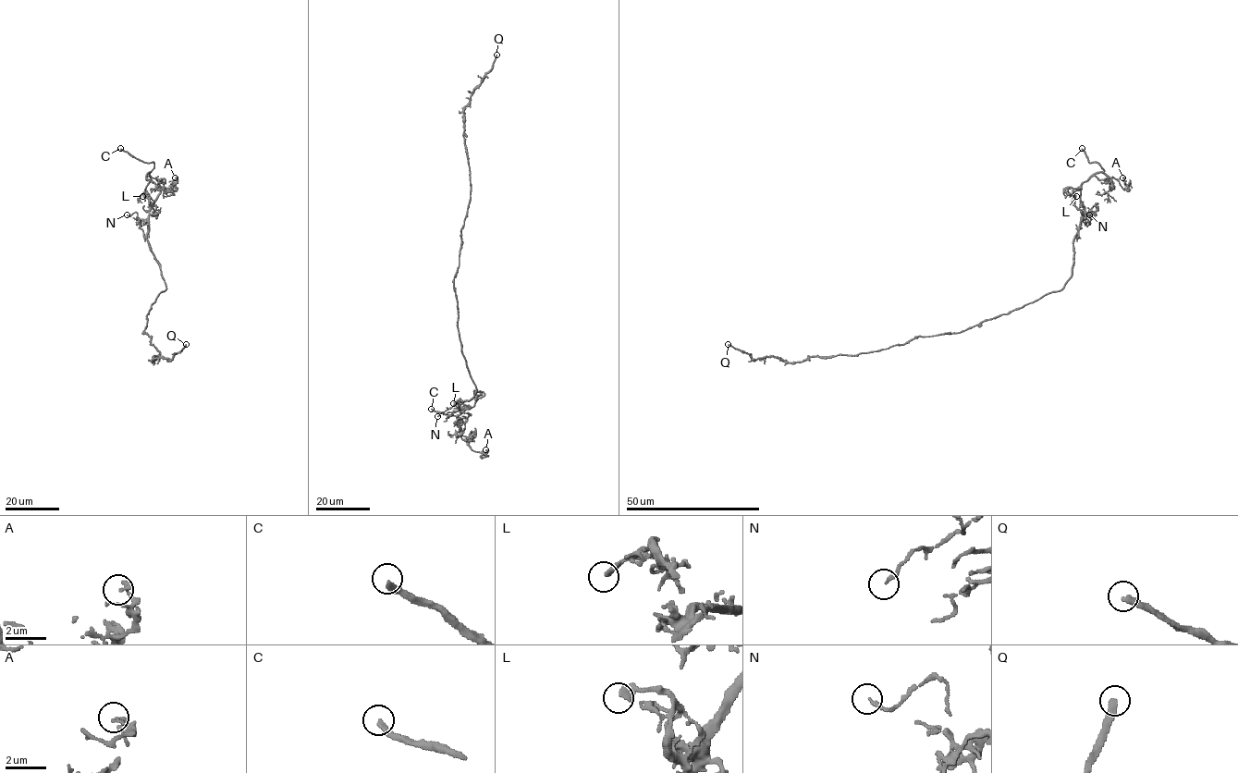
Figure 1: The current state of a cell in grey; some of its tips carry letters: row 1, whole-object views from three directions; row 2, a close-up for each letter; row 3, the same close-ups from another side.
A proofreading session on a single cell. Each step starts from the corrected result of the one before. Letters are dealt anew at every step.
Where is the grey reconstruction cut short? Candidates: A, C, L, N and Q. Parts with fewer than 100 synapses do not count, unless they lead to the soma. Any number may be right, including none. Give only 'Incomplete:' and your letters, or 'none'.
Incomplete: C, Q

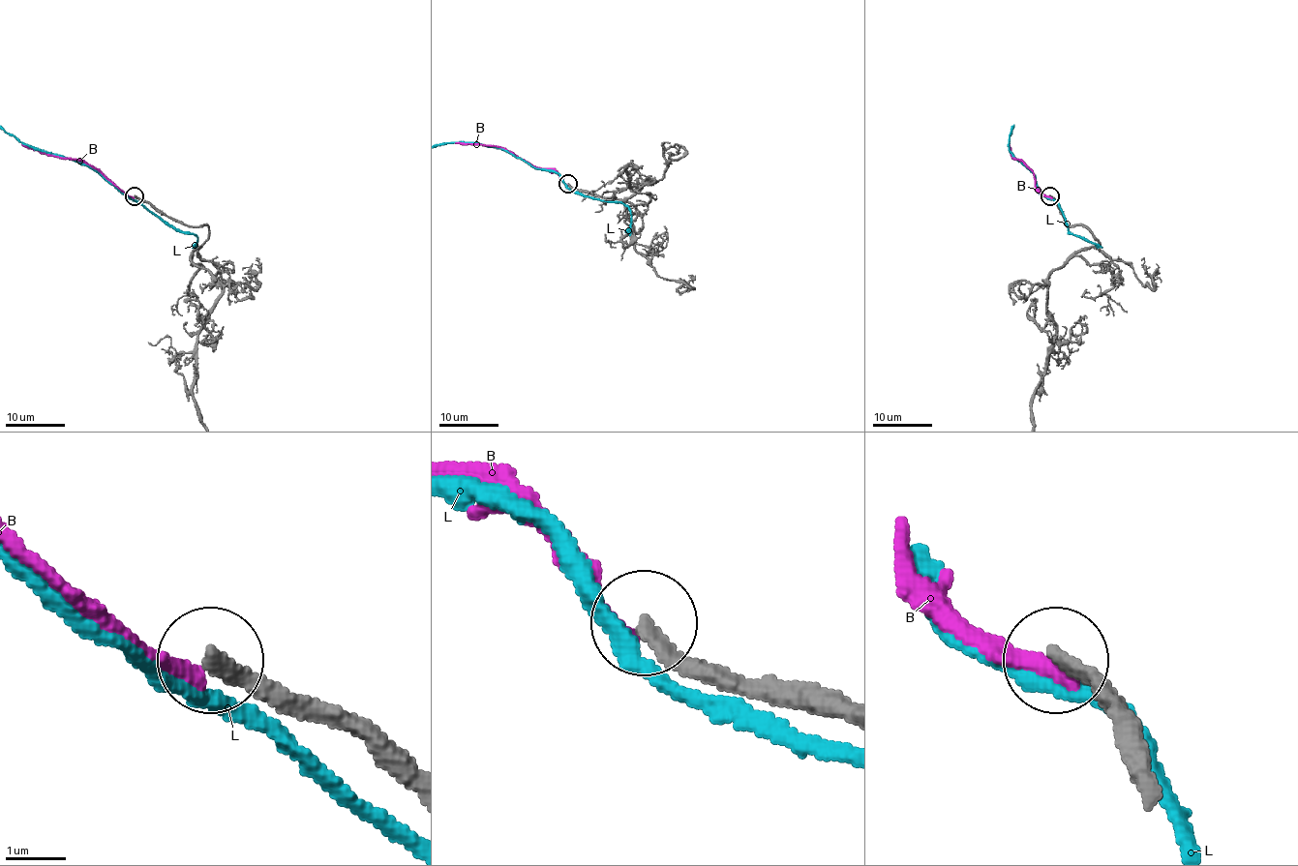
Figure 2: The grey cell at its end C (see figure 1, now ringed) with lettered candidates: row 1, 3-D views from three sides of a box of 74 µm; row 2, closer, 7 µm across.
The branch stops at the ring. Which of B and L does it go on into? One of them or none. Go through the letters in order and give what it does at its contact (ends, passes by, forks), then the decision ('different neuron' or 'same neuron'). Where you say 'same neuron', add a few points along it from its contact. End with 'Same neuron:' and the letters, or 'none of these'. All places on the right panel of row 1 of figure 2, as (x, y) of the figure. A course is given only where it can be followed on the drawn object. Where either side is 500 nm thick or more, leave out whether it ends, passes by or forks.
B: it ends; different neuron
L: it passes by; different neuron
Same neuron: none of these

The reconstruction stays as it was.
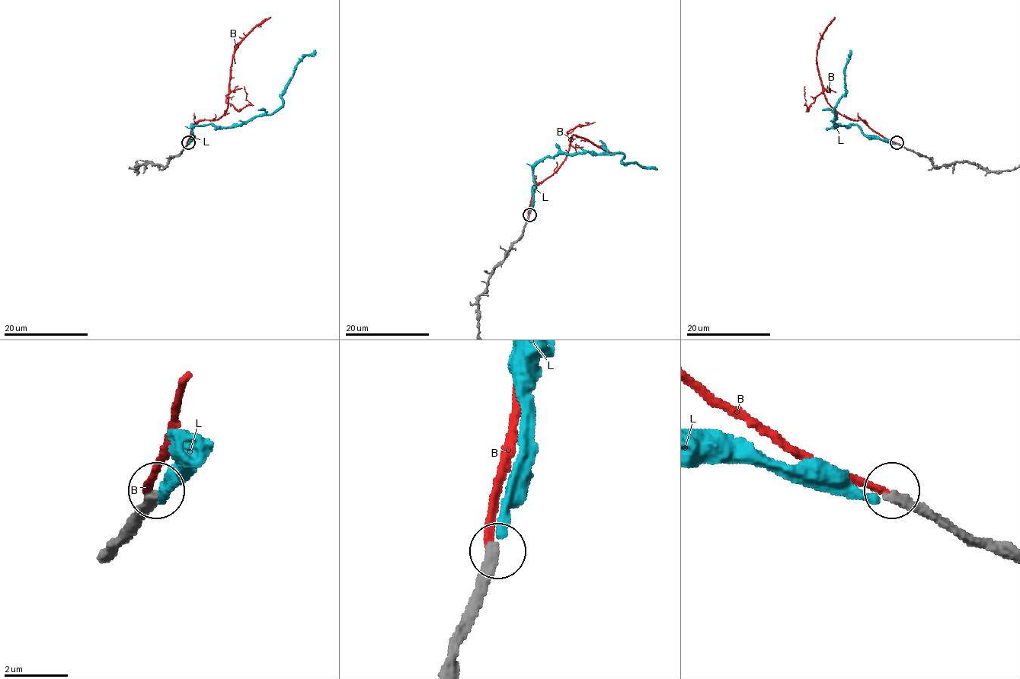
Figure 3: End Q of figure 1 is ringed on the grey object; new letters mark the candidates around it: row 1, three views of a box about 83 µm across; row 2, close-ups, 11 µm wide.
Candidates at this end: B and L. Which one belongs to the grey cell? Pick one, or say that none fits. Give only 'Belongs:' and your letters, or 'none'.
Belongs: none

